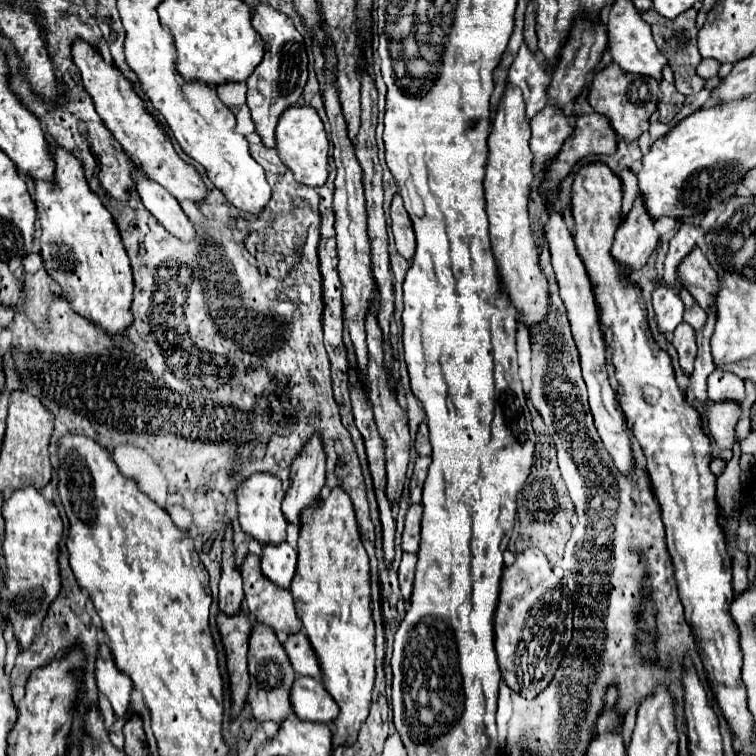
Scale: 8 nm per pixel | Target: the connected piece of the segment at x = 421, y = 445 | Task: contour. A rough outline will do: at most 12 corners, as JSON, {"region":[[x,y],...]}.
{"region":[[427,424],[419,426],[415,448],[419,456],[431,456]]}

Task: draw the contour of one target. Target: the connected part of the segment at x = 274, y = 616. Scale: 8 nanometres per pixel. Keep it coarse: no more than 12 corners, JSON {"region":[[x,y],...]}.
{"region":[[259,556],[241,564],[249,612],[281,638],[303,626],[289,590],[267,580]]}

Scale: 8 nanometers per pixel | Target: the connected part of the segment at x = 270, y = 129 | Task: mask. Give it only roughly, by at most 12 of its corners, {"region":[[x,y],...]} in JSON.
{"region":[[267,4],[251,22],[265,56],[247,80],[255,132],[275,148],[277,120],[307,82],[303,36]]}

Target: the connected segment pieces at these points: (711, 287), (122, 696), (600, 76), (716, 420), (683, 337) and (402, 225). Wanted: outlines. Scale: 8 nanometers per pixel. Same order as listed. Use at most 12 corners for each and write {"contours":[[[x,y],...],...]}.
{"contours":[[[699,246],[677,266],[677,280],[703,310],[719,280]],[[99,644],[95,676],[115,716],[129,708],[131,678],[119,672],[111,650]],[[599,70],[589,104],[625,142],[641,136],[659,100],[655,78]],[[707,404],[709,434],[721,450],[735,444],[741,404]],[[683,322],[671,344],[679,364],[691,376],[697,346],[695,330]],[[395,194],[391,204],[391,232],[395,248],[413,260],[415,234],[403,200]]]}

